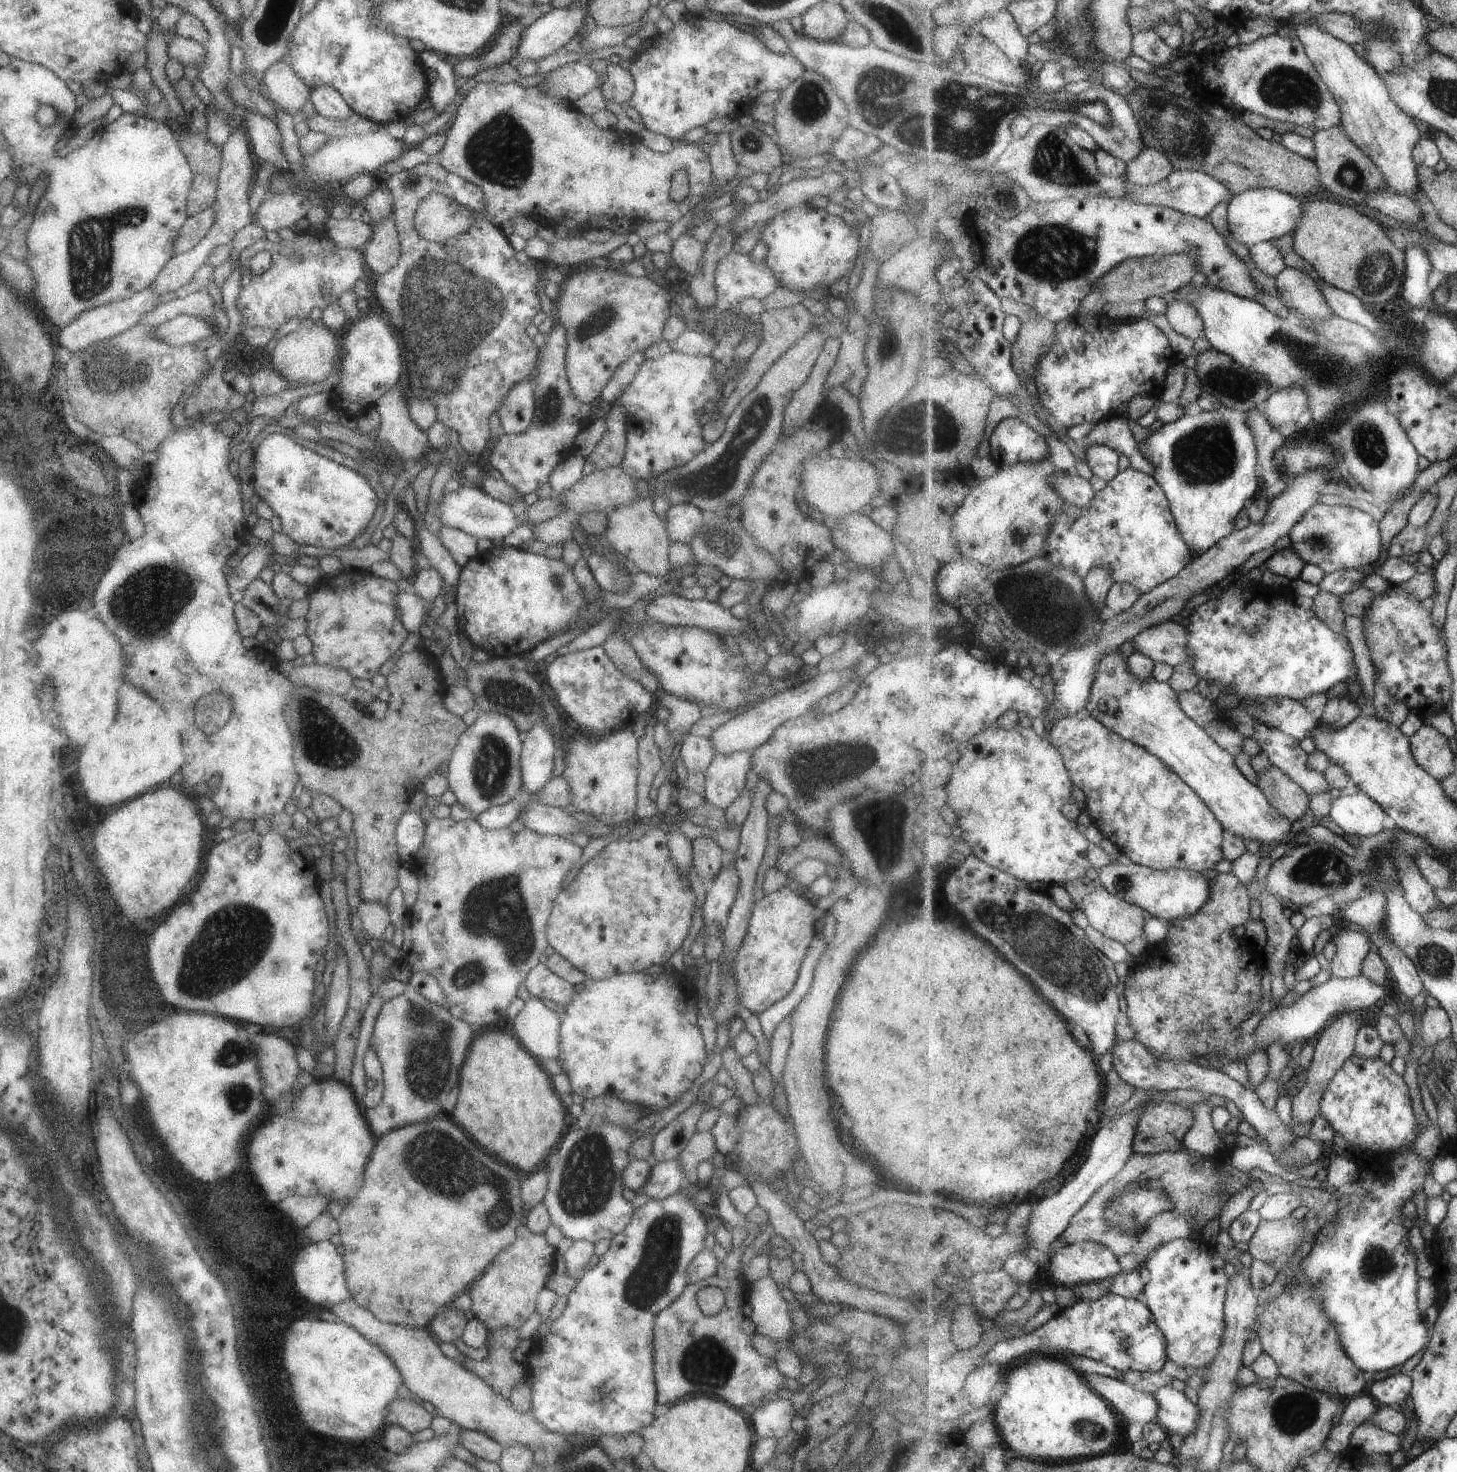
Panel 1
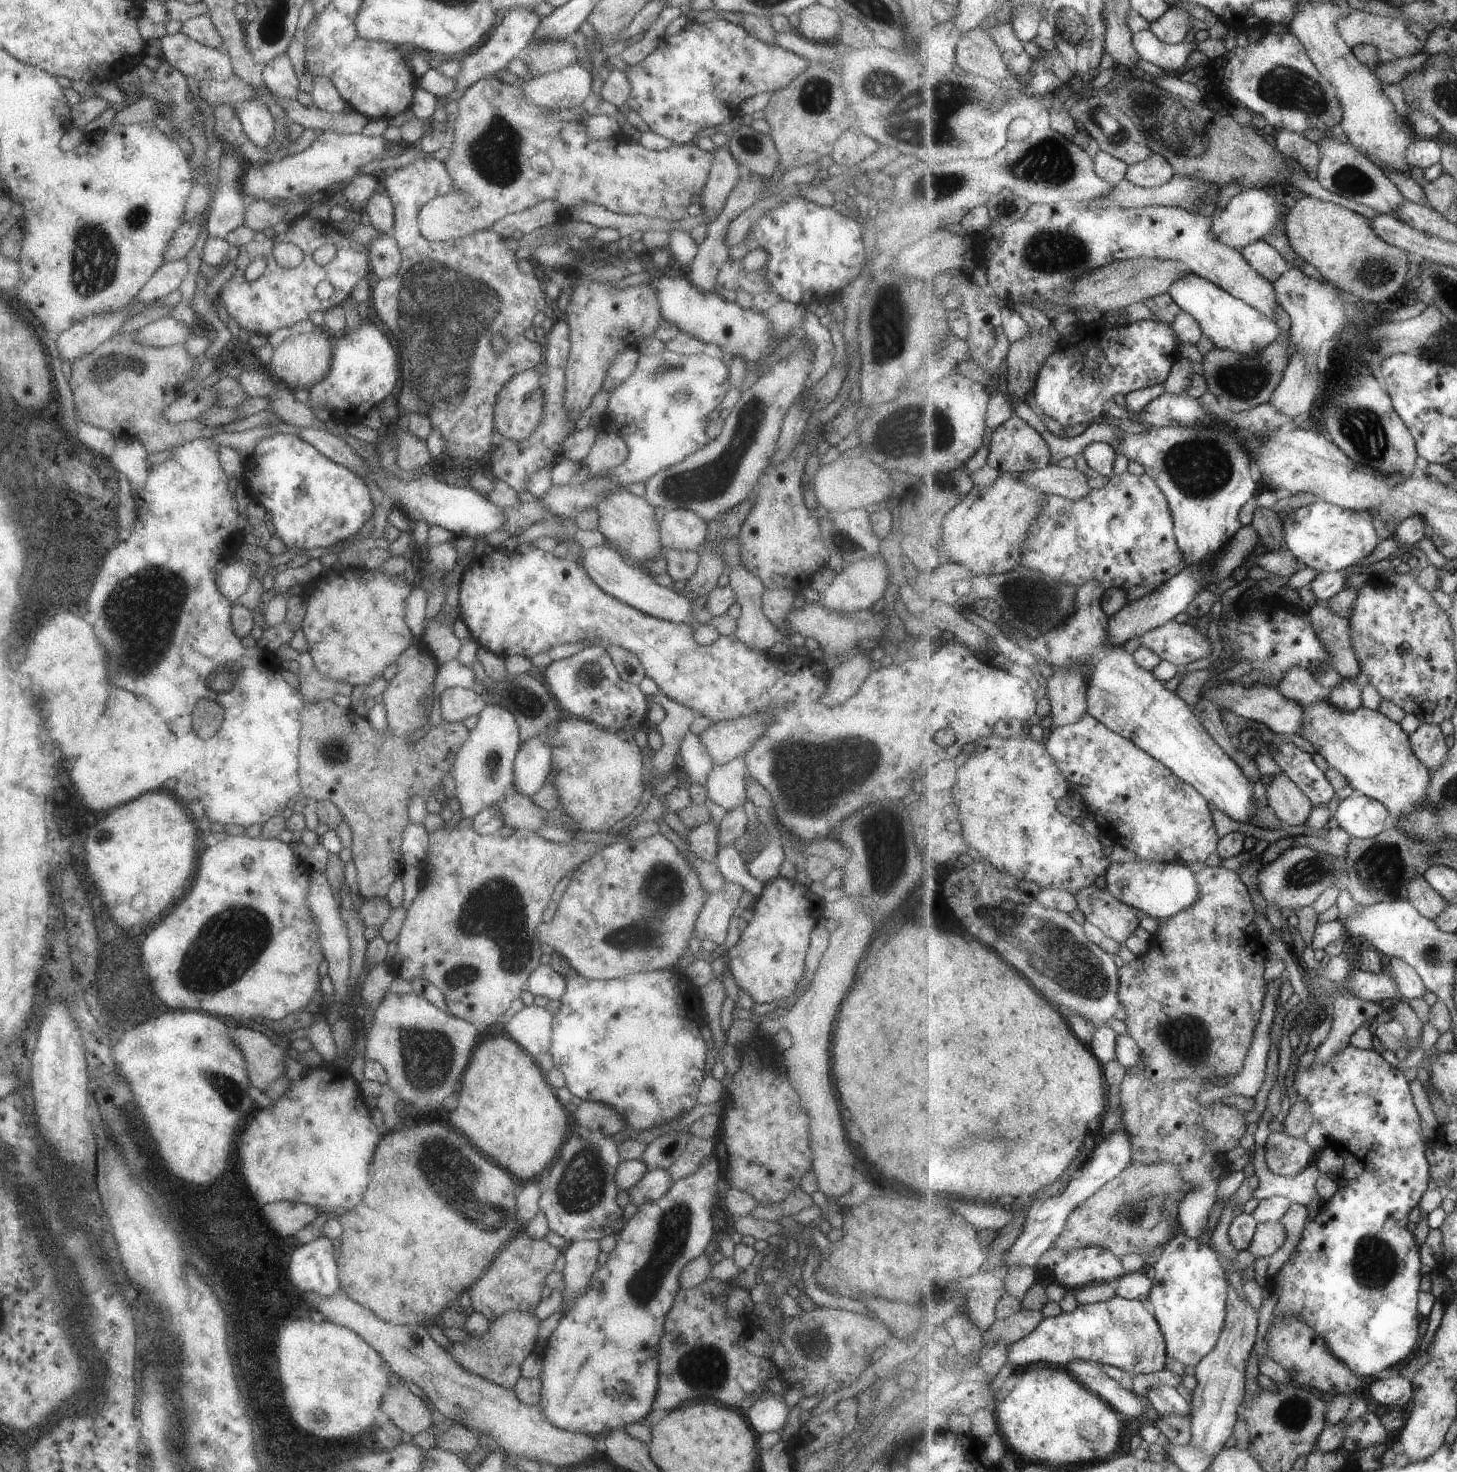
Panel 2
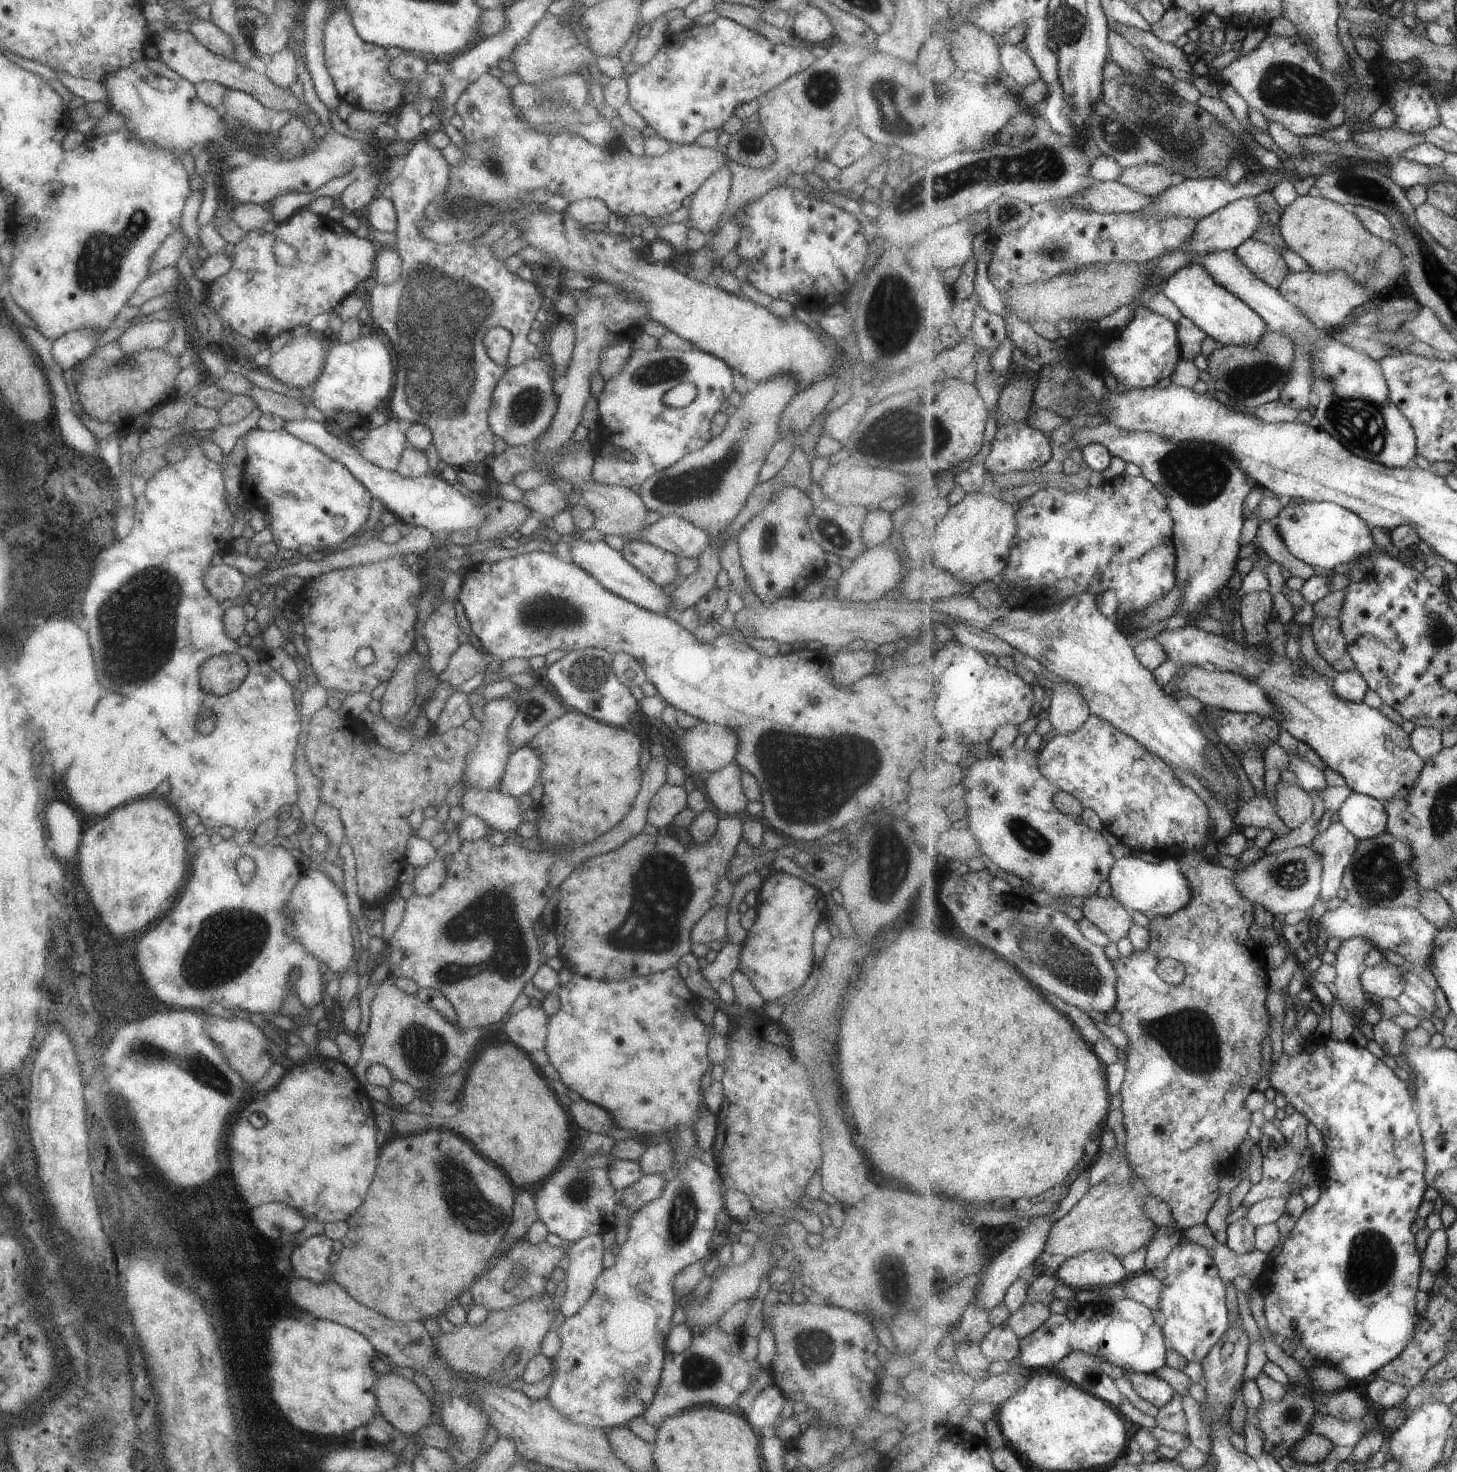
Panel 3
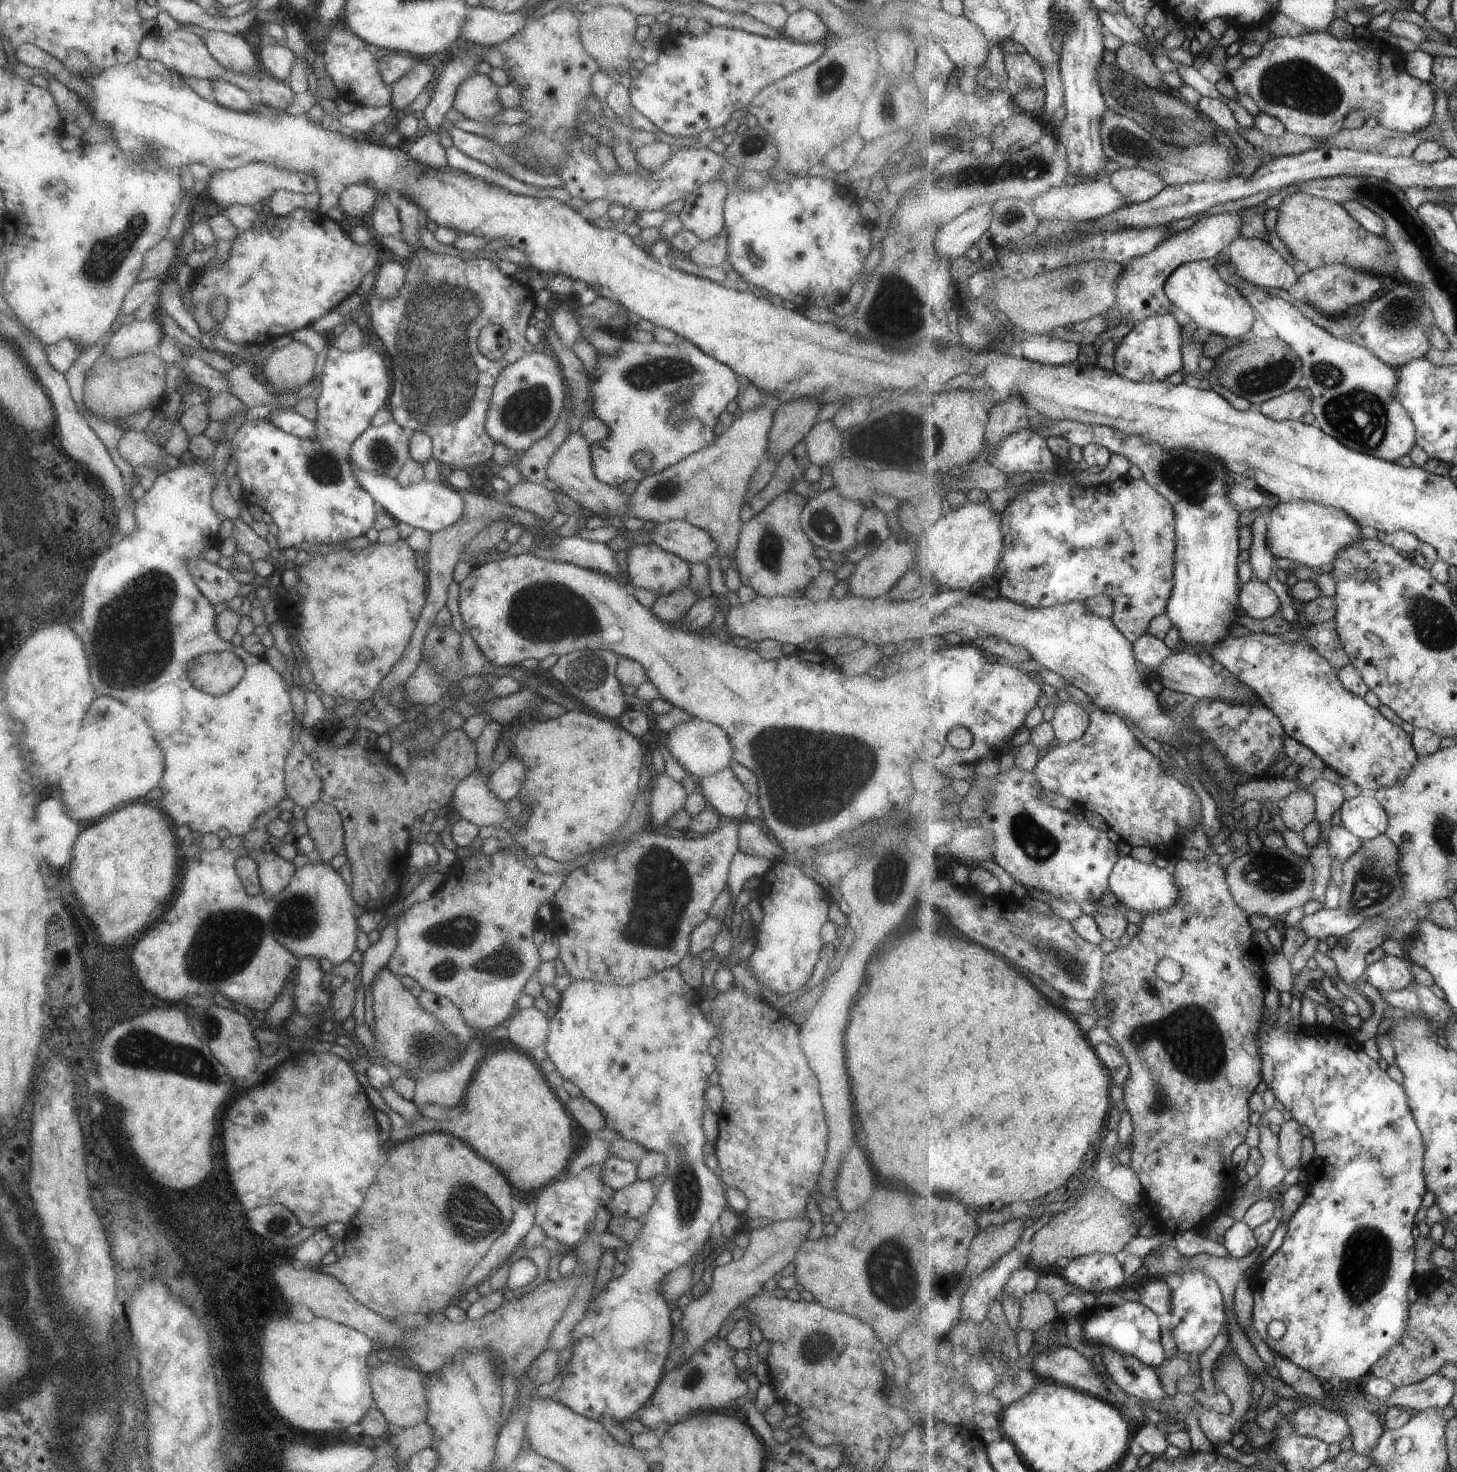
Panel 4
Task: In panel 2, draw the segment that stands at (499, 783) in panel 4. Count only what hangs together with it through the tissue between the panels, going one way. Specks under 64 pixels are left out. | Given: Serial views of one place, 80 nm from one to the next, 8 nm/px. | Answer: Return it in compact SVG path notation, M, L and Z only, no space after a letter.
M539 735L521 742L513 760L512 791L529 798L545 784L551 769L551 748Z

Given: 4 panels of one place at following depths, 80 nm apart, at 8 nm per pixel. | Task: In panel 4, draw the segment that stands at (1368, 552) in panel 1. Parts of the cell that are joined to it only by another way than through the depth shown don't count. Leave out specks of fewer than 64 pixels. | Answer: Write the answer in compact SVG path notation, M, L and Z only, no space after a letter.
M1292 500L1280 502L1268 518L1266 547L1275 558L1294 560L1310 568L1333 564L1343 550L1349 550L1355 542L1363 542L1359 527L1361 524L1351 518L1345 510L1335 506L1316 504L1312 501Z

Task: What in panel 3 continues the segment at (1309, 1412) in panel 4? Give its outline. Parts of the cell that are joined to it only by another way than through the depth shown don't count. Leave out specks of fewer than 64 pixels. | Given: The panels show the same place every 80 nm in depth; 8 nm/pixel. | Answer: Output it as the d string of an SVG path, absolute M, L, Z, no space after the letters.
M1315 1414L1313 1418L1313 1426L1311 1426L1312 1434L1322 1435L1324 1438L1331 1440L1336 1446L1347 1446L1355 1450L1361 1440L1369 1434L1373 1434L1380 1424L1376 1421L1375 1416L1367 1414L1365 1420L1355 1420L1345 1422L1333 1416L1325 1416L1325 1414Z

